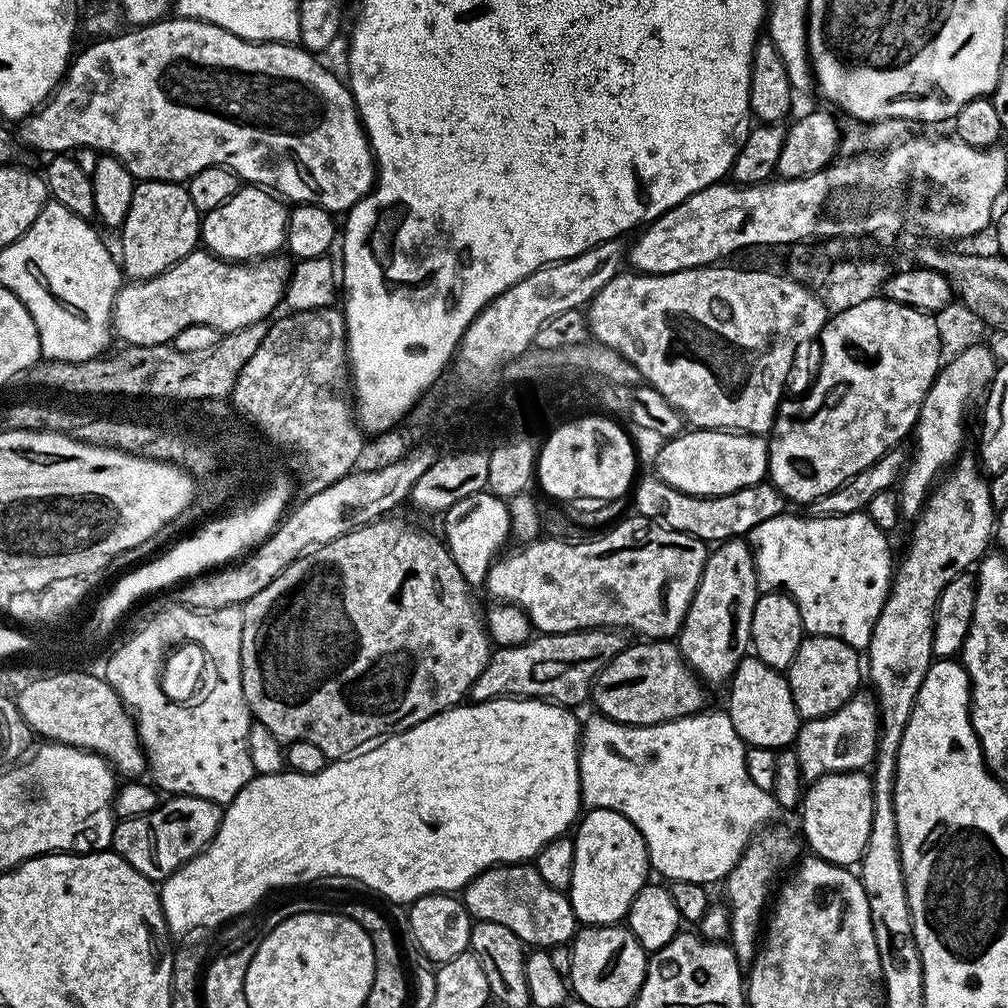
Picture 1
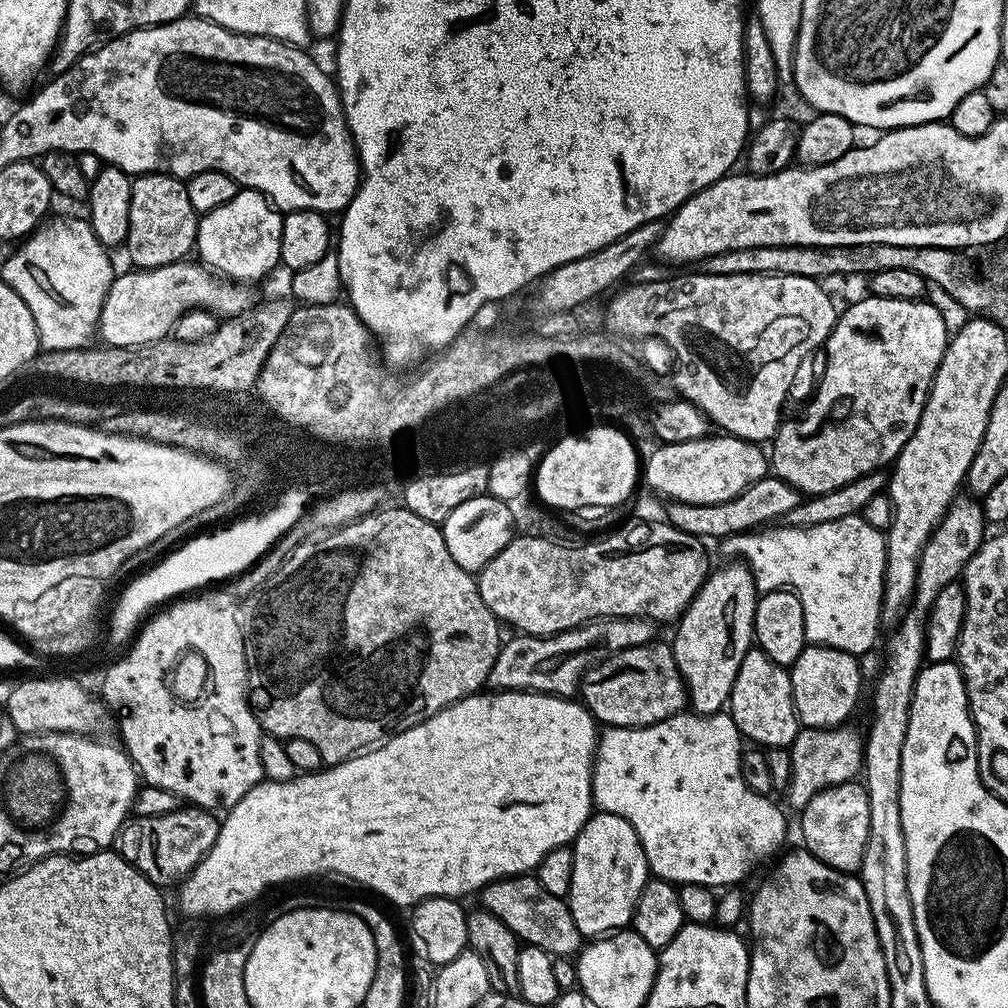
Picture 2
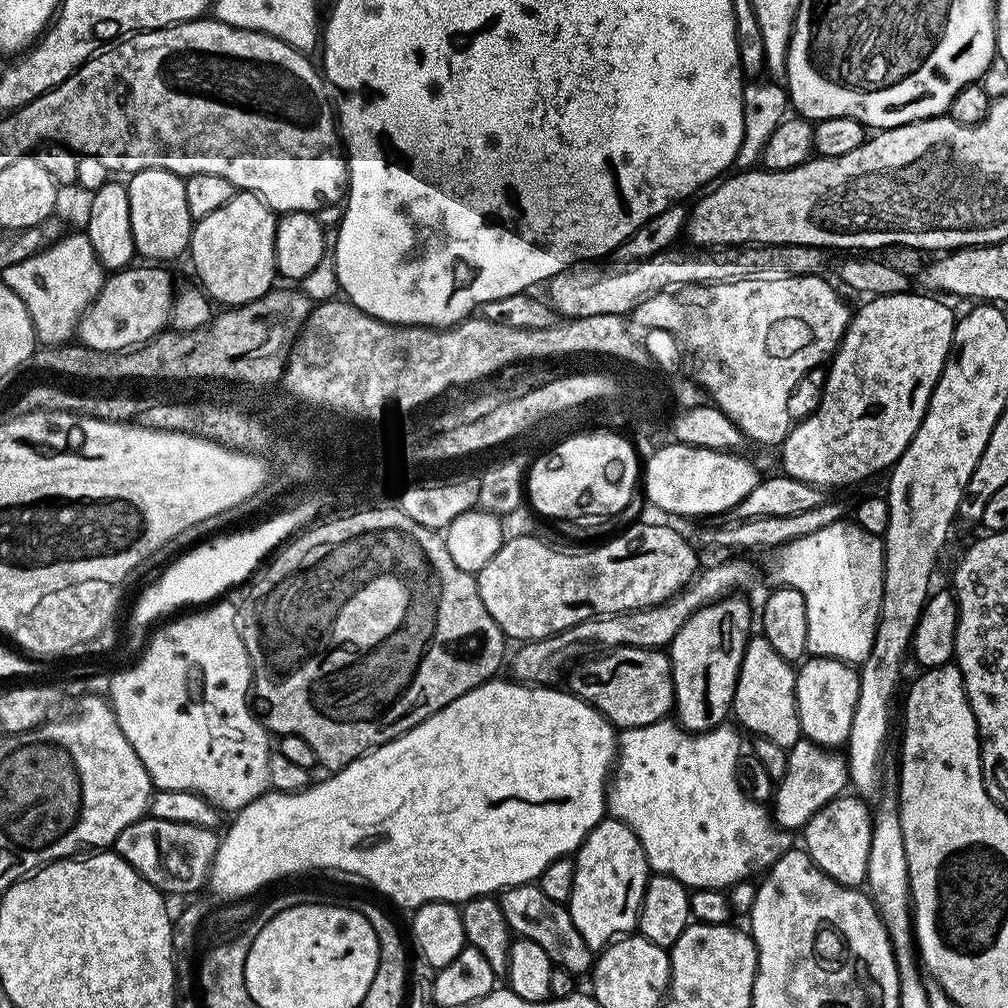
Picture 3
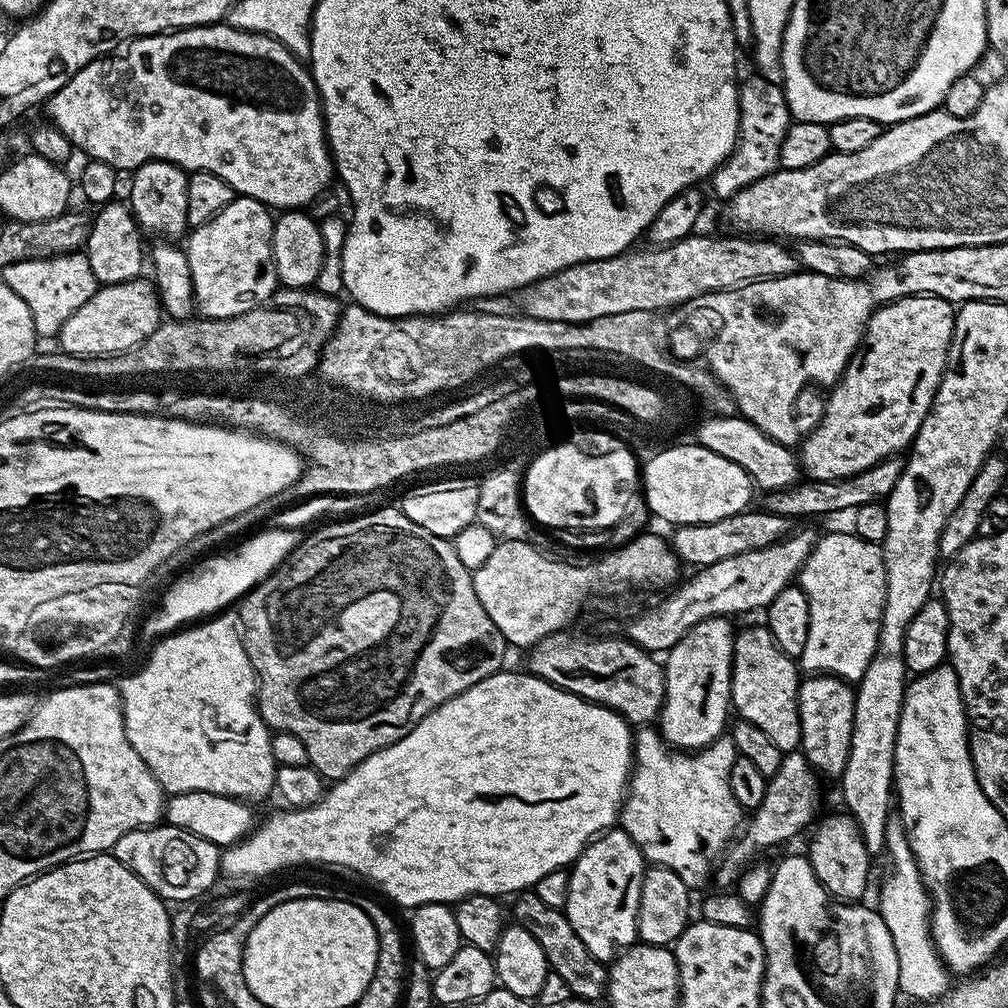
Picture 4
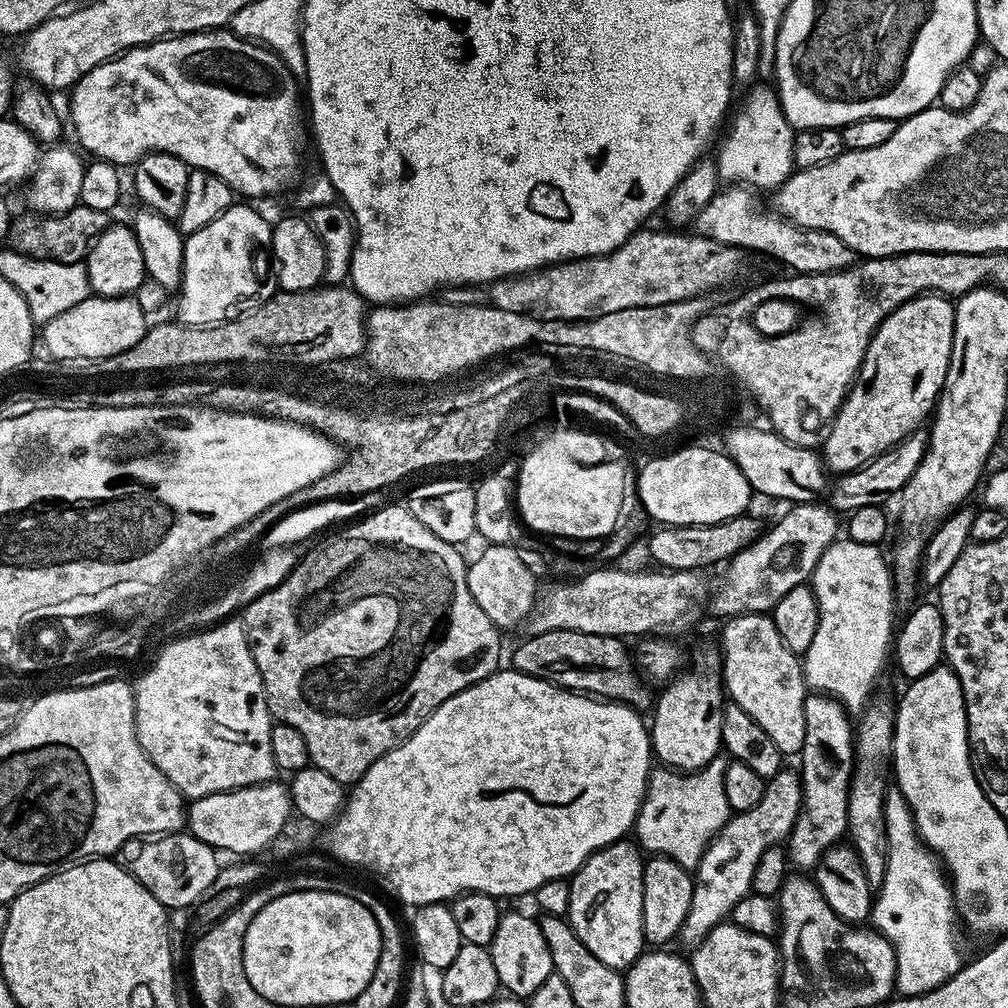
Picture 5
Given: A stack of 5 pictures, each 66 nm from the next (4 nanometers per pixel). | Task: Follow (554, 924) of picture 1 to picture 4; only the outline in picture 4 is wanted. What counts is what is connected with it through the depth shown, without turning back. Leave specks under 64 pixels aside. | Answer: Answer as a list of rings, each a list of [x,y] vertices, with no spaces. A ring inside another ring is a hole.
[[[534,894],[521,895],[517,900],[520,901],[516,904],[515,919],[523,928],[530,930],[534,938],[538,938],[538,946],[542,946],[546,954],[549,969],[562,974],[573,997],[599,1001],[605,995],[608,986],[608,968],[588,953],[582,938],[578,938],[574,926],[570,926],[567,915],[554,906],[546,906],[546,902],[542,902],[542,898]]]

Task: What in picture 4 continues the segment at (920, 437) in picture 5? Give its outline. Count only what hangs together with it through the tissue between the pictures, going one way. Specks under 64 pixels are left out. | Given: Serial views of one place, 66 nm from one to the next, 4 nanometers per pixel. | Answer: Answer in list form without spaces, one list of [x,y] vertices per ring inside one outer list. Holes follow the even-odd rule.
[[[897,454],[862,470],[857,476],[847,476],[841,480],[808,478],[803,482],[793,484],[792,487],[769,491],[766,496],[768,498],[767,511],[789,518],[795,518],[795,516],[828,516],[831,512],[851,513],[858,506],[866,506],[866,502],[887,501],[888,496],[894,490],[894,486],[898,486],[898,478],[902,478],[904,462],[905,457]]]

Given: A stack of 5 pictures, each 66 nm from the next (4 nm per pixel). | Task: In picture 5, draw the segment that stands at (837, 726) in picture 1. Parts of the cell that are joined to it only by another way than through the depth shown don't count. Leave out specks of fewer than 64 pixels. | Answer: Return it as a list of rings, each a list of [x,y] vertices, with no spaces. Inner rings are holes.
[[[788,771],[774,774],[774,778],[764,785],[762,802],[758,802],[754,810],[735,813],[704,849],[700,864],[694,870],[692,901],[686,922],[680,927],[679,943],[687,946],[701,944],[710,929],[725,923],[738,902],[752,892],[754,866],[758,866],[758,858],[762,858],[766,849],[779,845],[791,832],[800,814],[804,795],[799,775]]]

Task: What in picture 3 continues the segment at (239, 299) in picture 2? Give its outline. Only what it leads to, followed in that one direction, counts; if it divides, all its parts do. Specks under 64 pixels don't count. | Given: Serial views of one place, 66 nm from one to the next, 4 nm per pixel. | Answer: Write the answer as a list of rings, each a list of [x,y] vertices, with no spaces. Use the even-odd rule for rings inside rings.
[[[129,266],[113,271],[91,306],[80,315],[79,343],[103,352],[122,352],[145,344],[165,331],[172,309],[172,276],[164,266]]]

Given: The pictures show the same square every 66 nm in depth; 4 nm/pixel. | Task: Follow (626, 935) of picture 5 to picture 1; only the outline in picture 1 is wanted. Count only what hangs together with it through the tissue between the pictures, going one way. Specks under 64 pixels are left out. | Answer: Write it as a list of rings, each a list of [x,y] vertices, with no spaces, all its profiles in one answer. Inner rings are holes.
[[[593,808],[579,817],[574,828],[574,878],[566,889],[577,921],[584,926],[620,924],[630,910],[630,902],[649,879],[648,851],[642,834],[622,814]]]

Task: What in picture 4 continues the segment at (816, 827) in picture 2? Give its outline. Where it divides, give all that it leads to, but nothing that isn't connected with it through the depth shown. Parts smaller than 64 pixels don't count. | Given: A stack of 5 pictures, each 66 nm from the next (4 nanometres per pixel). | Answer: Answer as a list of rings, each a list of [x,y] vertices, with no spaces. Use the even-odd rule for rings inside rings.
[[[828,816],[815,825],[816,833],[808,844],[806,855],[818,882],[830,895],[845,902],[860,902],[865,899],[864,891],[868,888],[868,871],[873,861],[866,850],[866,842],[852,816]],[[821,823],[821,824],[820,824]],[[820,824],[820,825],[819,825]],[[872,863],[872,864],[871,864]]]

